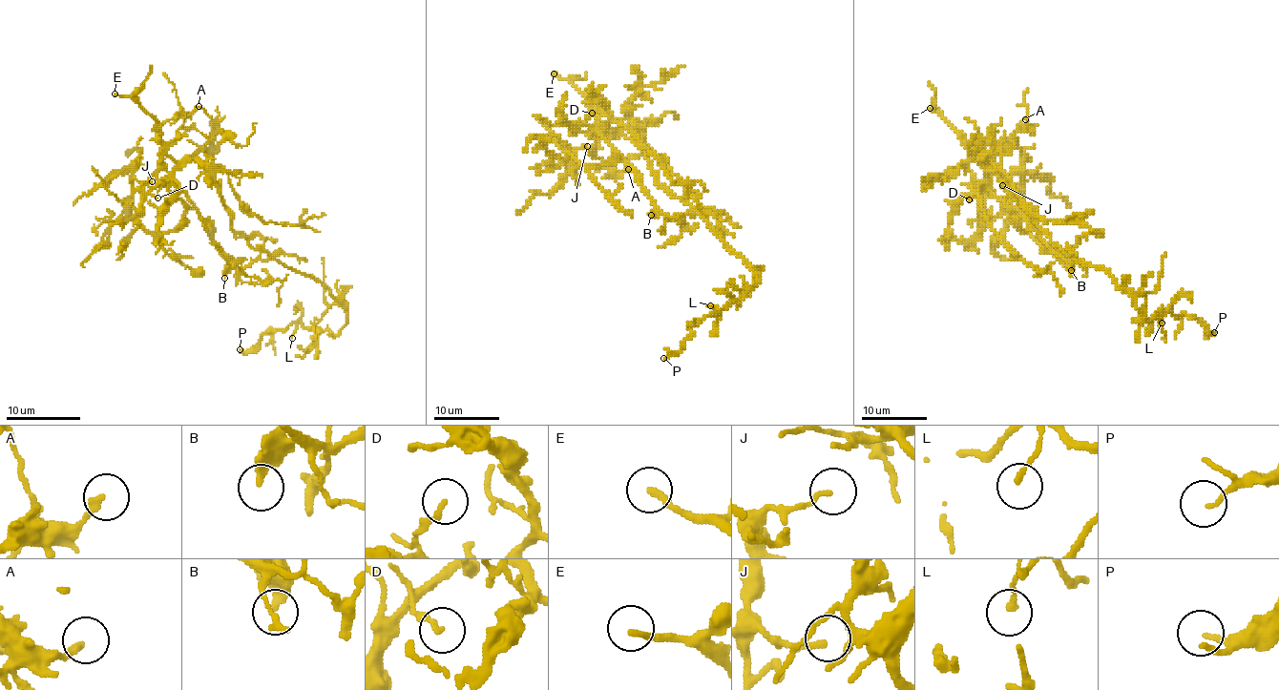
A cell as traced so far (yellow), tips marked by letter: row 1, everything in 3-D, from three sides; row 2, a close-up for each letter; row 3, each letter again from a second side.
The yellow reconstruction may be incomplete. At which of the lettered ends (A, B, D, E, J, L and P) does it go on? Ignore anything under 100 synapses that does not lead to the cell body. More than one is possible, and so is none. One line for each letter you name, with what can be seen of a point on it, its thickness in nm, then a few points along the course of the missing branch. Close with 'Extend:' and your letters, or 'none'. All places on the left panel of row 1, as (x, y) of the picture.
E: place (115, 94); calibre 190 nm
Extend: E

